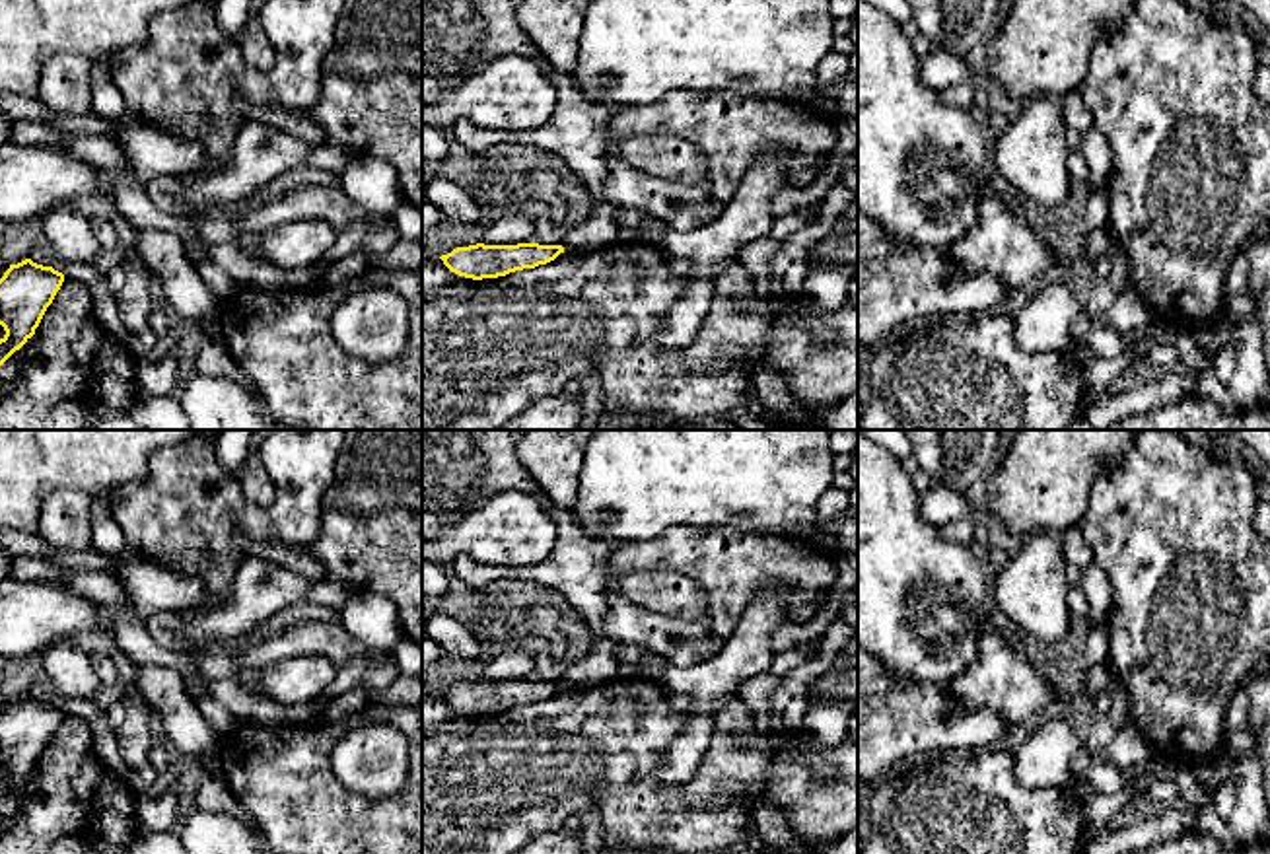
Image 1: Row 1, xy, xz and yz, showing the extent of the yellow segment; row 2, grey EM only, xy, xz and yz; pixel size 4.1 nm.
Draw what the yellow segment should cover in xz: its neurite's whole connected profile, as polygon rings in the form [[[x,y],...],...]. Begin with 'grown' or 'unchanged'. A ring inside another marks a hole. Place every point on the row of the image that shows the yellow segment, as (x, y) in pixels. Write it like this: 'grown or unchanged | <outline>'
unchanged | [[[517,243],[517,245],[469,245],[457,247],[440,259],[443,265],[465,278],[482,280],[498,278],[515,270],[535,268],[547,265],[564,253],[562,245],[539,245],[539,243]]]

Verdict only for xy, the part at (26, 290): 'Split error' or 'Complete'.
Complete

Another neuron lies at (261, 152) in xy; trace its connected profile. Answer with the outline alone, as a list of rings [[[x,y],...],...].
[[[247,119],[233,140],[229,161],[208,173],[158,175],[146,187],[156,208],[194,218],[233,204],[257,187],[300,165],[340,173],[354,156],[338,144],[309,144],[288,130]]]

